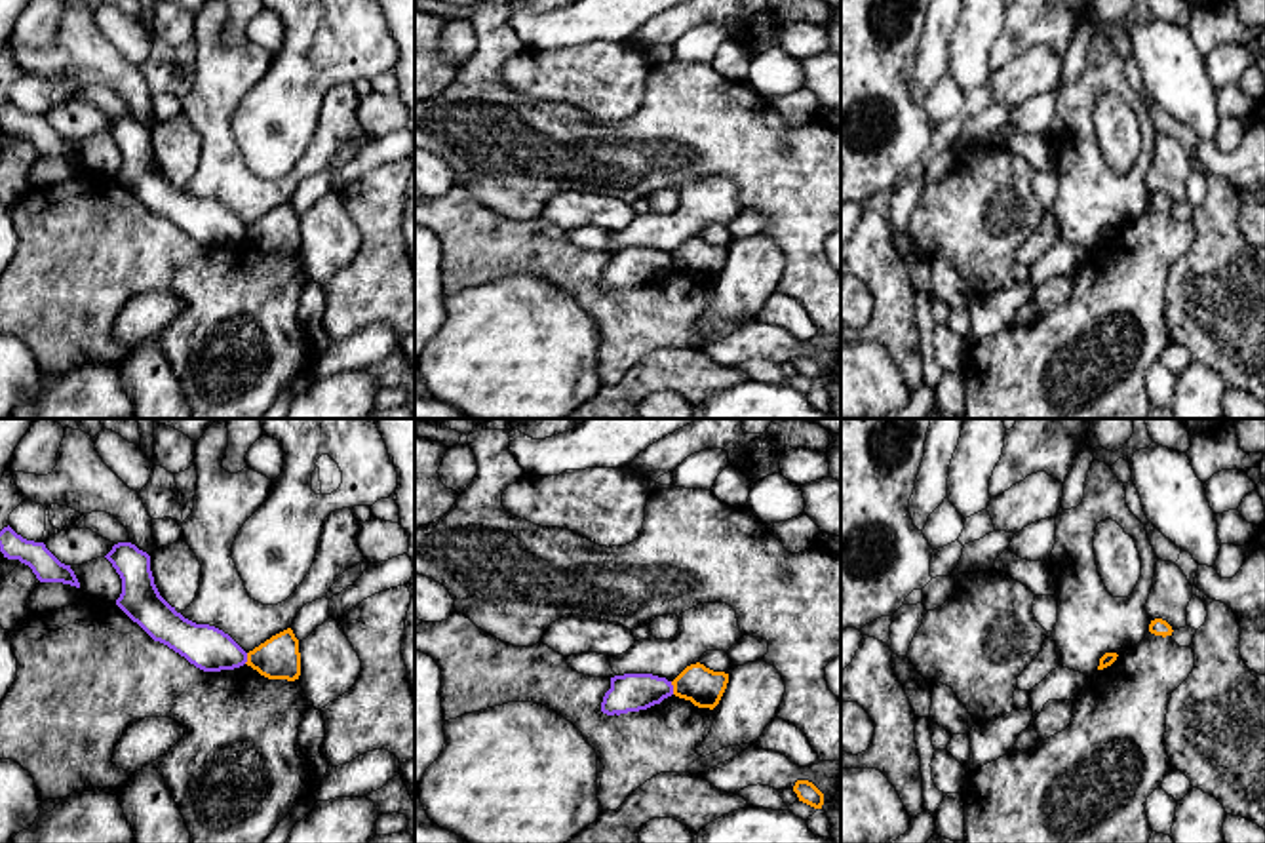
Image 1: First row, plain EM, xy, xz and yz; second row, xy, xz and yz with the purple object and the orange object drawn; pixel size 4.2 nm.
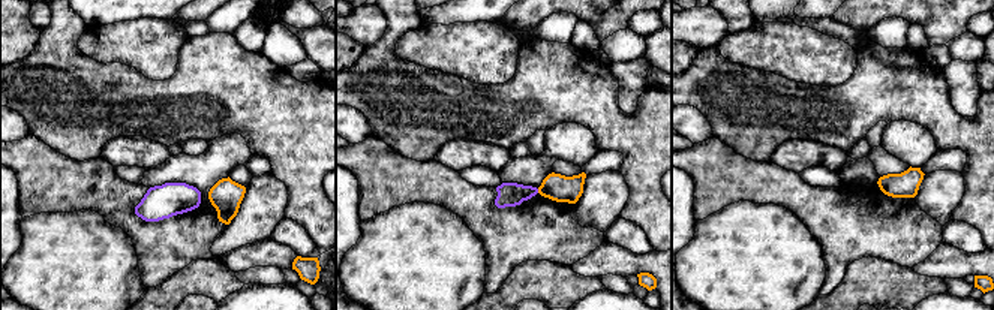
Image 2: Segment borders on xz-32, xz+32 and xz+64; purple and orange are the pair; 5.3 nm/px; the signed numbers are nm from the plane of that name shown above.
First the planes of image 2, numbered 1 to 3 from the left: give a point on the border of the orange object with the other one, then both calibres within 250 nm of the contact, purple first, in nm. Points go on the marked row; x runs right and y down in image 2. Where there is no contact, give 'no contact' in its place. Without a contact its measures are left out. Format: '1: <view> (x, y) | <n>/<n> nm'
1: no contact
2: xz+32 (537, 190) | 130/150 nm
3: no contact

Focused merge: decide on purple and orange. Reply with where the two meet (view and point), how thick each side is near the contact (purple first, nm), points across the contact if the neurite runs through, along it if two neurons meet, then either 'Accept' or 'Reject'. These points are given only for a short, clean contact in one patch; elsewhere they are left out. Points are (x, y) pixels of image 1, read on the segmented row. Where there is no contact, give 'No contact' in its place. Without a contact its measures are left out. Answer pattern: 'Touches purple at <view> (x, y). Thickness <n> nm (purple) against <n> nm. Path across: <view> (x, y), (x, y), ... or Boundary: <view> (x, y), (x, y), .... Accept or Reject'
Touches purple at xz (672, 687). Thickness 160 nm (purple) against 160 nm. Boundary: xz (670, 682), (674, 693). Reject

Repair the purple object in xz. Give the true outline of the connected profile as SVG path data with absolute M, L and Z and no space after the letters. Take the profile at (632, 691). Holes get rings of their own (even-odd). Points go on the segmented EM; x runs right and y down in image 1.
M624 674L611 677L611 689L605 693L601 712L620 716L647 710L673 695L673 685L666 677L652 674Z

